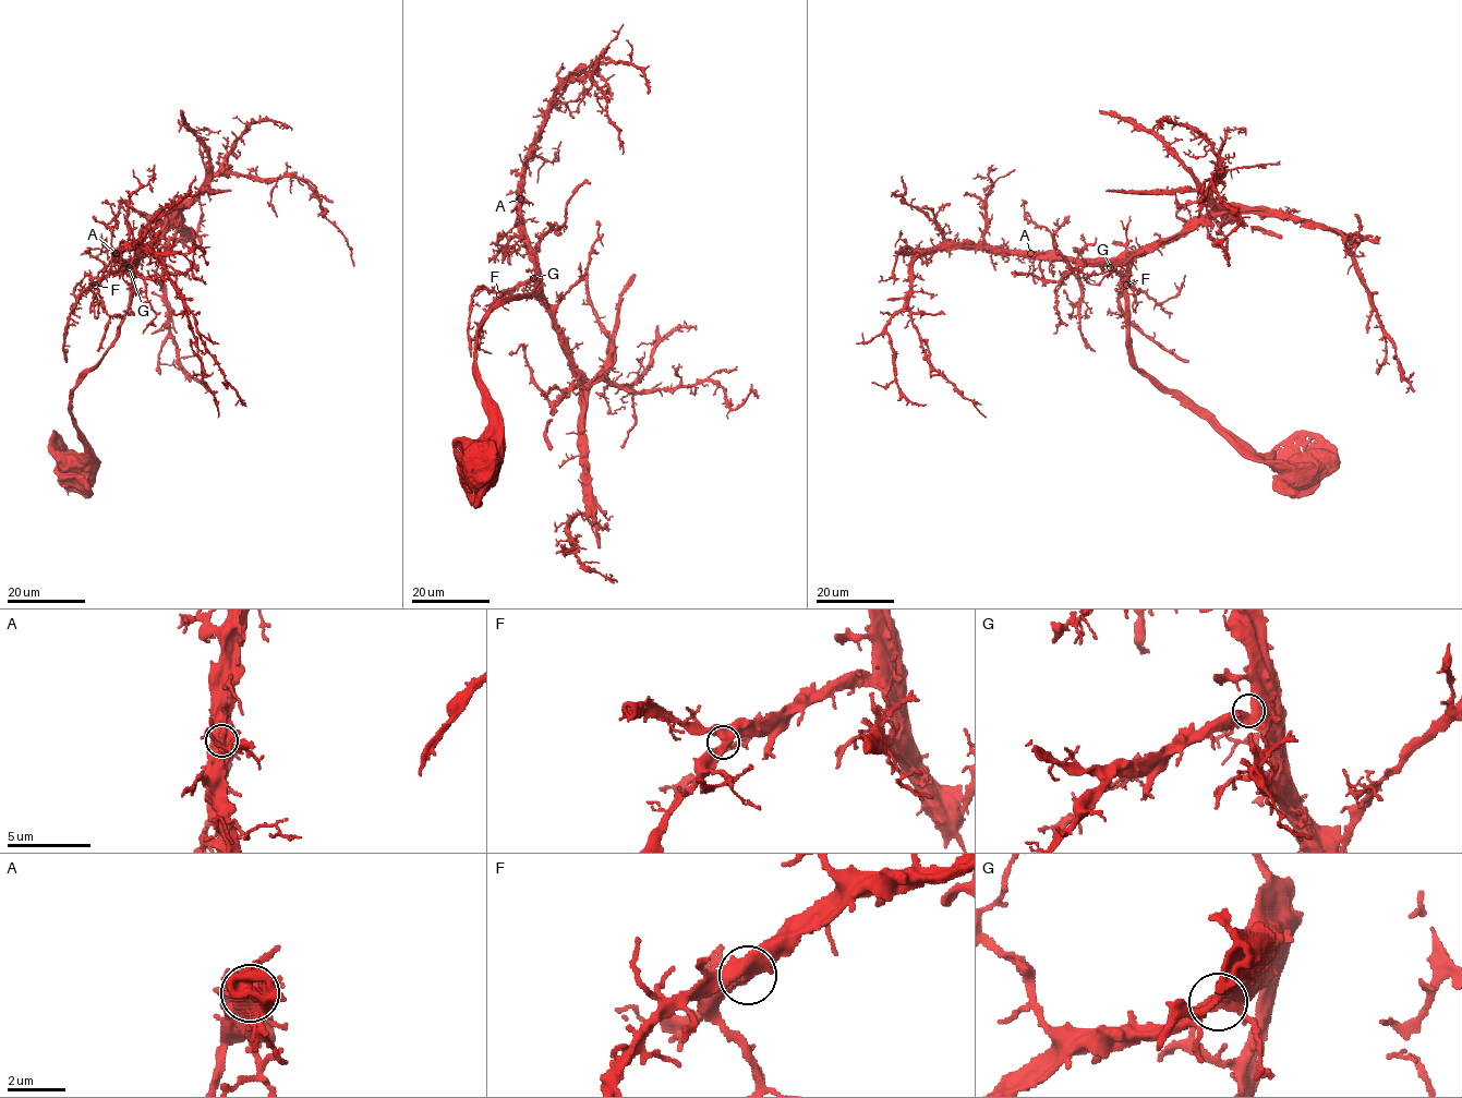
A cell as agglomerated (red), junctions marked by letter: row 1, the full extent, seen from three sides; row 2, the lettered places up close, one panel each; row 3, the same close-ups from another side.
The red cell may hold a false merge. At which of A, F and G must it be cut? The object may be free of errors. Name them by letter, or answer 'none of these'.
none of these

